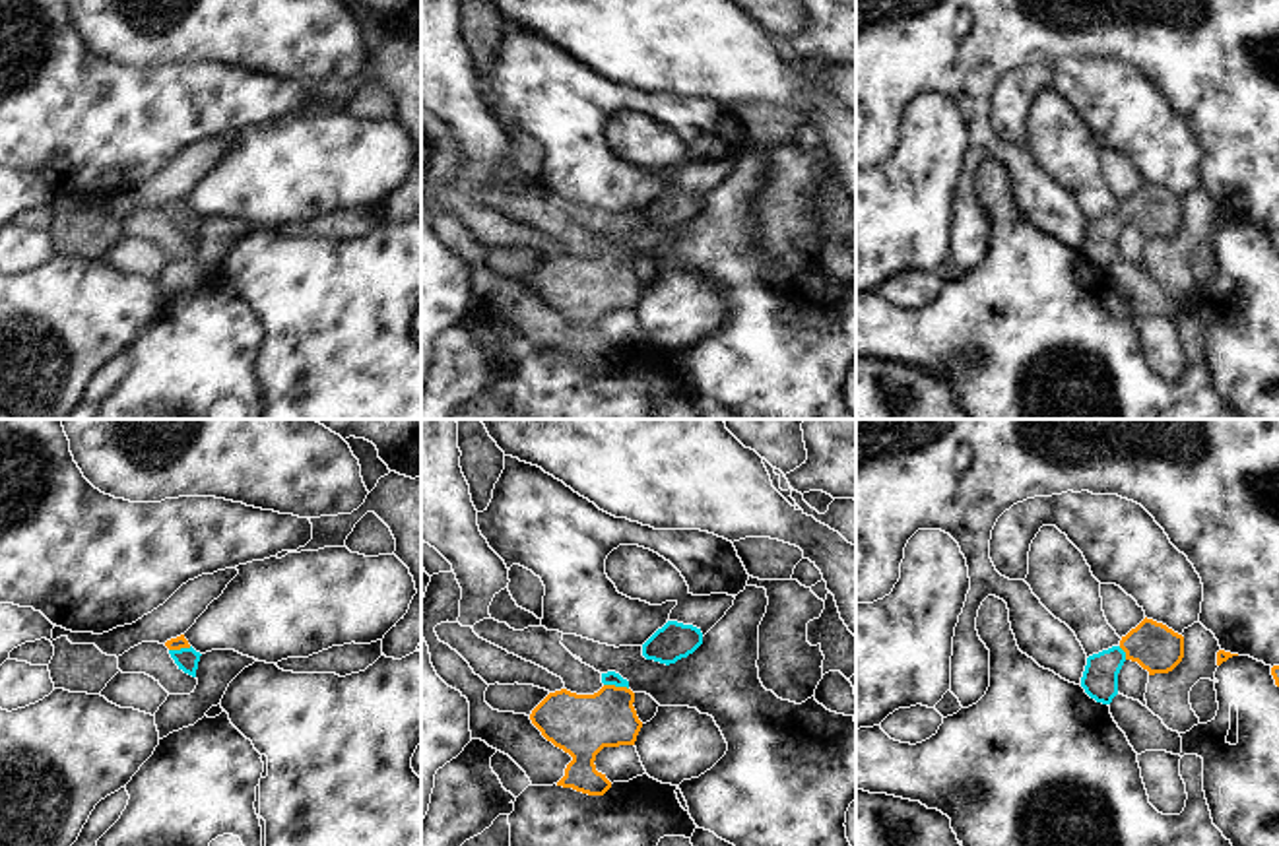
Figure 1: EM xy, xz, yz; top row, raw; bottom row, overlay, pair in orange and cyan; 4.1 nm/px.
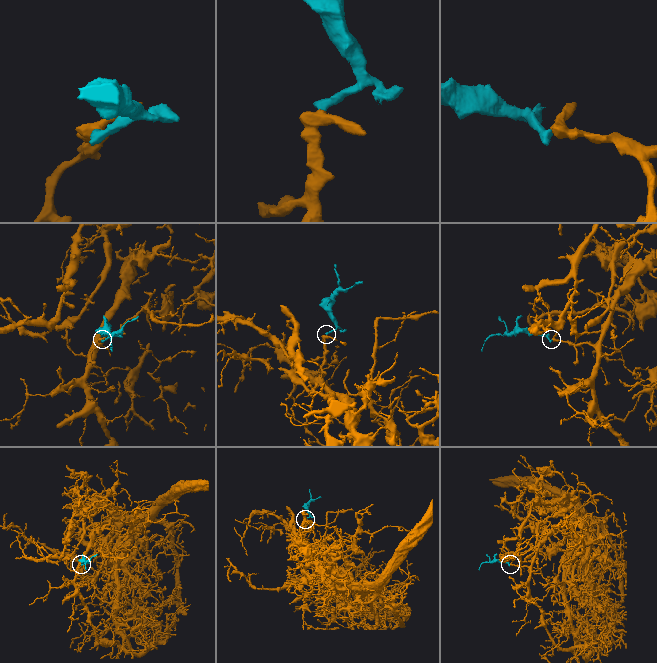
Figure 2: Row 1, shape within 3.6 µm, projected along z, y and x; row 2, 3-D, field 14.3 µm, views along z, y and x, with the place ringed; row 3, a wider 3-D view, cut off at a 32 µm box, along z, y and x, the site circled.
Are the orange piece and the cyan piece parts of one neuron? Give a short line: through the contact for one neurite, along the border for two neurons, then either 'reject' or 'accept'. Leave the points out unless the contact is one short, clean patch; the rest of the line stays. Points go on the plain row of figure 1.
line xz (581, 290), (614, 251), (610, 243); accept

